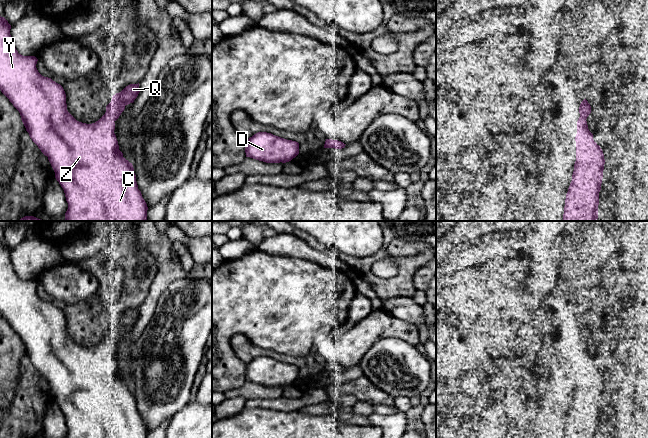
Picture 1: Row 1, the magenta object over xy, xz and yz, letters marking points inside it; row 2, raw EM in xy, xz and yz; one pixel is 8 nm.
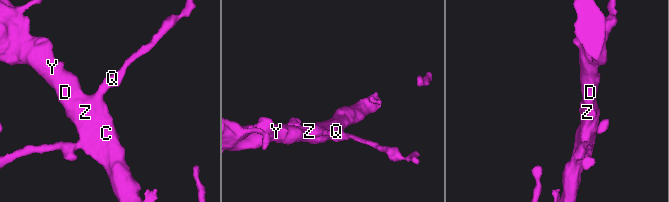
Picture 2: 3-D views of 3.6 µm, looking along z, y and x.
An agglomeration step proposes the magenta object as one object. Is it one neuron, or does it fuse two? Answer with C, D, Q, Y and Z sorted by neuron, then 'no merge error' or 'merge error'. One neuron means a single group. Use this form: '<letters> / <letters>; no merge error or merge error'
C D Q Y Z; no merge error

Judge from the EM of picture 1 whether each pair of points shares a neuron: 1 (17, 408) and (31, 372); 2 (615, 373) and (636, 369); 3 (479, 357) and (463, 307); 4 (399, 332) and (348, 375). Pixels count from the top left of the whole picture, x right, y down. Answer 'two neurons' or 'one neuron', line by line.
1: one neuron
2: two neurons
3: two neurons
4: two neurons

